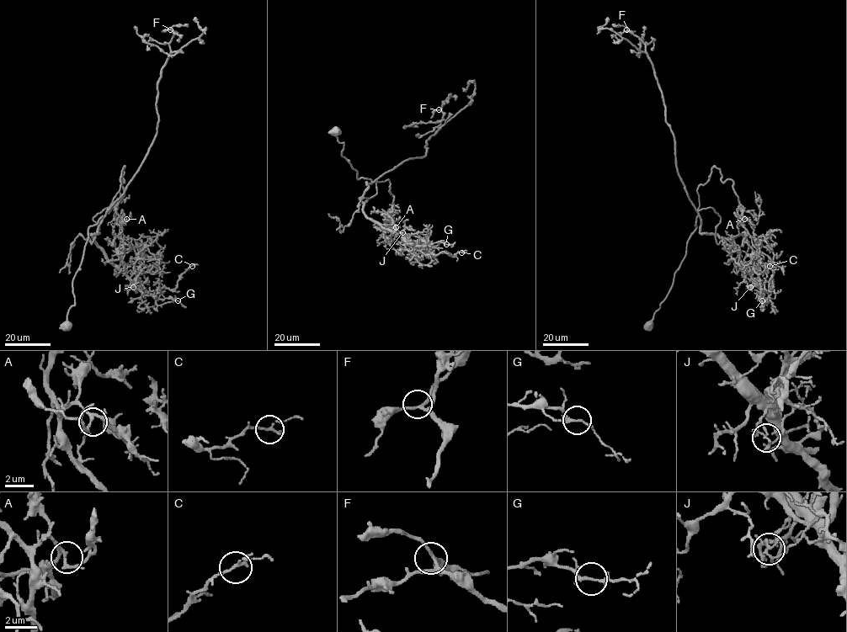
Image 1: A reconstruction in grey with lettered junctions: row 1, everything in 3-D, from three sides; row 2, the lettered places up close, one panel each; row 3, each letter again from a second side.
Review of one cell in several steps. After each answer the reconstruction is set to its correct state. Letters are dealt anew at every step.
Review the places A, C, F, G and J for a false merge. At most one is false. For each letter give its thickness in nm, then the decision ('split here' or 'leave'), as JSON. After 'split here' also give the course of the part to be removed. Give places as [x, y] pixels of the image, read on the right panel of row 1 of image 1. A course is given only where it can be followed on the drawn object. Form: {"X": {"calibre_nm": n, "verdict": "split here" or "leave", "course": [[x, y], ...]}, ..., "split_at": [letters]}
{"A": {"calibre_nm": 170, "verdict": "leave"}, "C": {"calibre_nm": 140, "verdict": "leave"}, "F": {"calibre_nm": 180, "verdict": "leave"}, "G": {"calibre_nm": 150, "verdict": "leave"}, "J": {"calibre_nm": 140, "verdict": "split here", "course": [[749, 287], [758, 252], [733, 182], [713, 167], [697, 210], [720, 217], [717, 244], [743, 236], [732, 273]]}, "split_at": ["J"]}

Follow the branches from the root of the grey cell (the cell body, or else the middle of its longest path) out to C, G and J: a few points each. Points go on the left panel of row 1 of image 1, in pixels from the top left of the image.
C: (67, 325), (87, 229), (102, 216), (94, 241), (137, 288), (173, 290), (192, 266)
G: (67, 325), (87, 229), (102, 216), (98, 232), (92, 235), (103, 253), (144, 294), (178, 300)
J: (67, 325), (87, 229), (102, 216), (94, 241), (133, 287)

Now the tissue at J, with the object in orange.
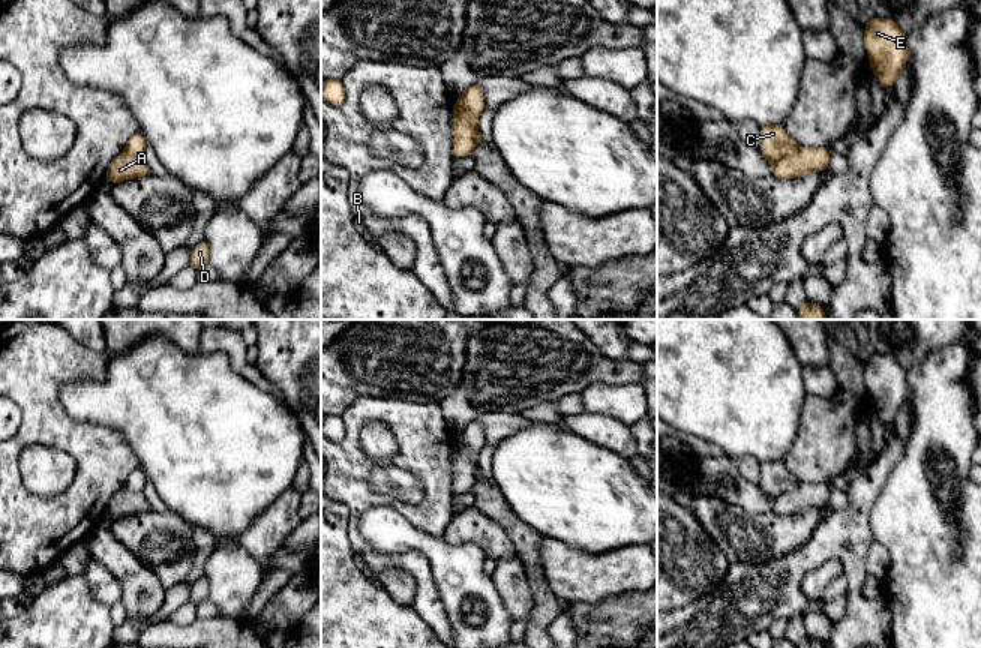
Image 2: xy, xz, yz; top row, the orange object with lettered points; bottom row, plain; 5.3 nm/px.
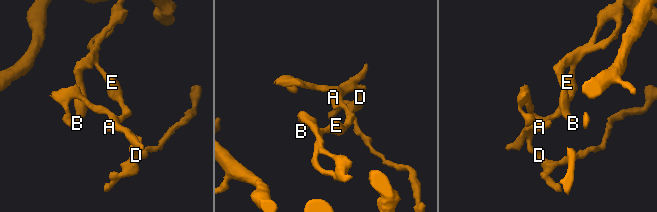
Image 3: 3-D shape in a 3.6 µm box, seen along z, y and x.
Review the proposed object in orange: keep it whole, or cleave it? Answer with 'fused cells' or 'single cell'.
fused cells

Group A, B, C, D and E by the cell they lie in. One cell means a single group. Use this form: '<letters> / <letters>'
A D / B C E

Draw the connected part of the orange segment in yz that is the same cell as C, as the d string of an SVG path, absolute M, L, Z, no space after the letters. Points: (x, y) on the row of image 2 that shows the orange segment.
M768 124L760 128L760 146L762 156L776 164L784 156L792 156L801 150L800 144L786 134L780 124Z

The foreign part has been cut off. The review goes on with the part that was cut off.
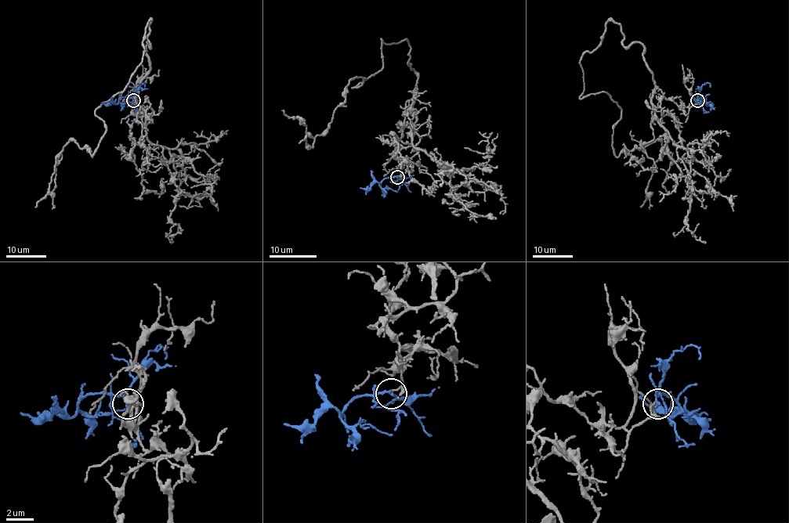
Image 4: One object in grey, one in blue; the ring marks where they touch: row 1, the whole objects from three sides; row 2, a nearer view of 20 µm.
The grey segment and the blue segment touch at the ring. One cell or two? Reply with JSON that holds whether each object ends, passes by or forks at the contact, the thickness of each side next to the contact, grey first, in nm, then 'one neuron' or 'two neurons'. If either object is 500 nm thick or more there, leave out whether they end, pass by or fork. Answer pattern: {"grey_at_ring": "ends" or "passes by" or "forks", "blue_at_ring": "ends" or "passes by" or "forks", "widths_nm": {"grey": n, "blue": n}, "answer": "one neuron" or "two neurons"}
{"grey_at_ring": "ends", "blue_at_ring": "passes by", "widths_nm": {"grey": 100, "blue": 130}, "answer": "two neurons"}

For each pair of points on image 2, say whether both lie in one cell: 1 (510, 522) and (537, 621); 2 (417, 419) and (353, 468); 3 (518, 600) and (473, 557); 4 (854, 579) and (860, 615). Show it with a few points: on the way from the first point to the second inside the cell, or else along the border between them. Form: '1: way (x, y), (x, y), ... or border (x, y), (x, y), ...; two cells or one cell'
1: way (527, 546), (540, 588), (540, 597); one cell
2: way (392, 414), (368, 414), (353, 429), (353, 443); one cell
3: border (491, 576), (506, 609); two cells
4: way (854, 588), (857, 606); one cell

